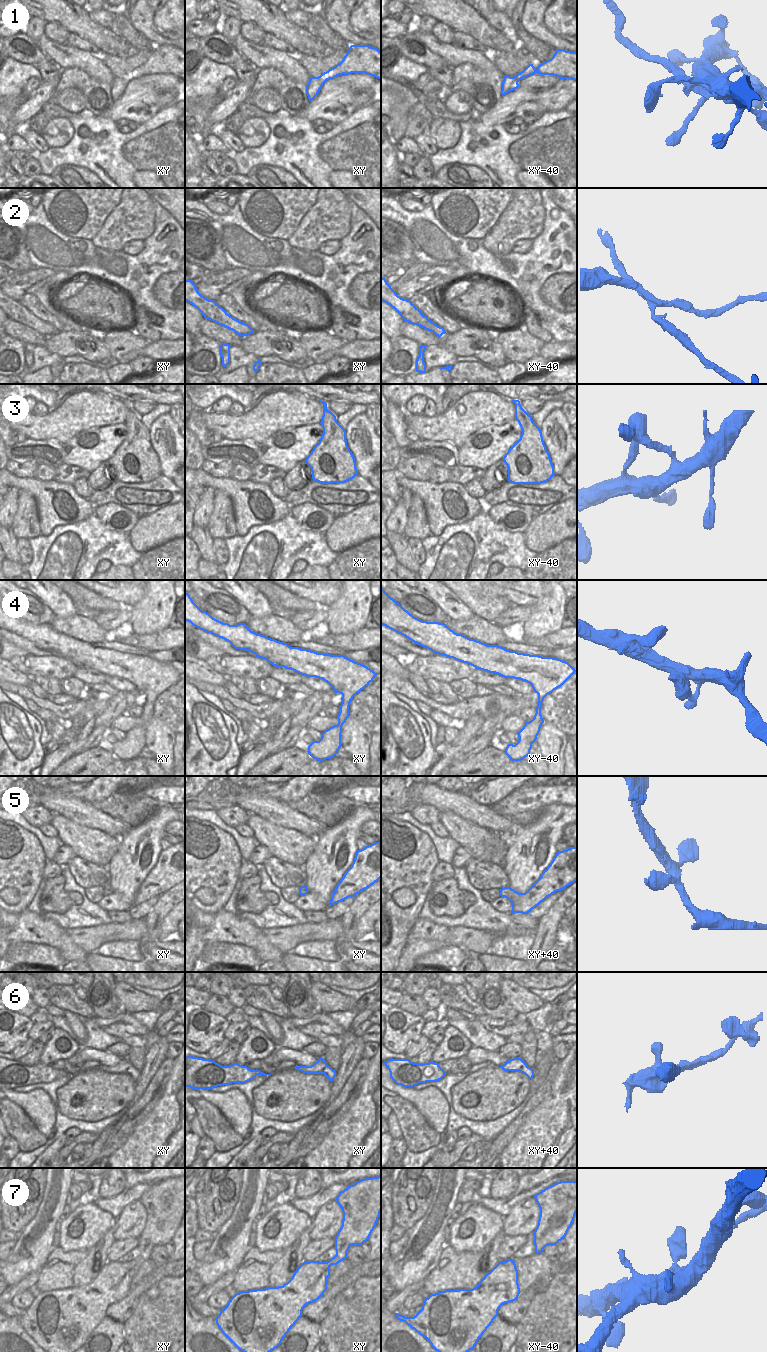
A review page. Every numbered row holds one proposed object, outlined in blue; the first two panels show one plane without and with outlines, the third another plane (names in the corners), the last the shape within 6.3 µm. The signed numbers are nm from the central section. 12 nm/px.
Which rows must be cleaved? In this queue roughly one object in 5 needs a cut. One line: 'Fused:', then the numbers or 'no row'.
Fused: 1, 2

